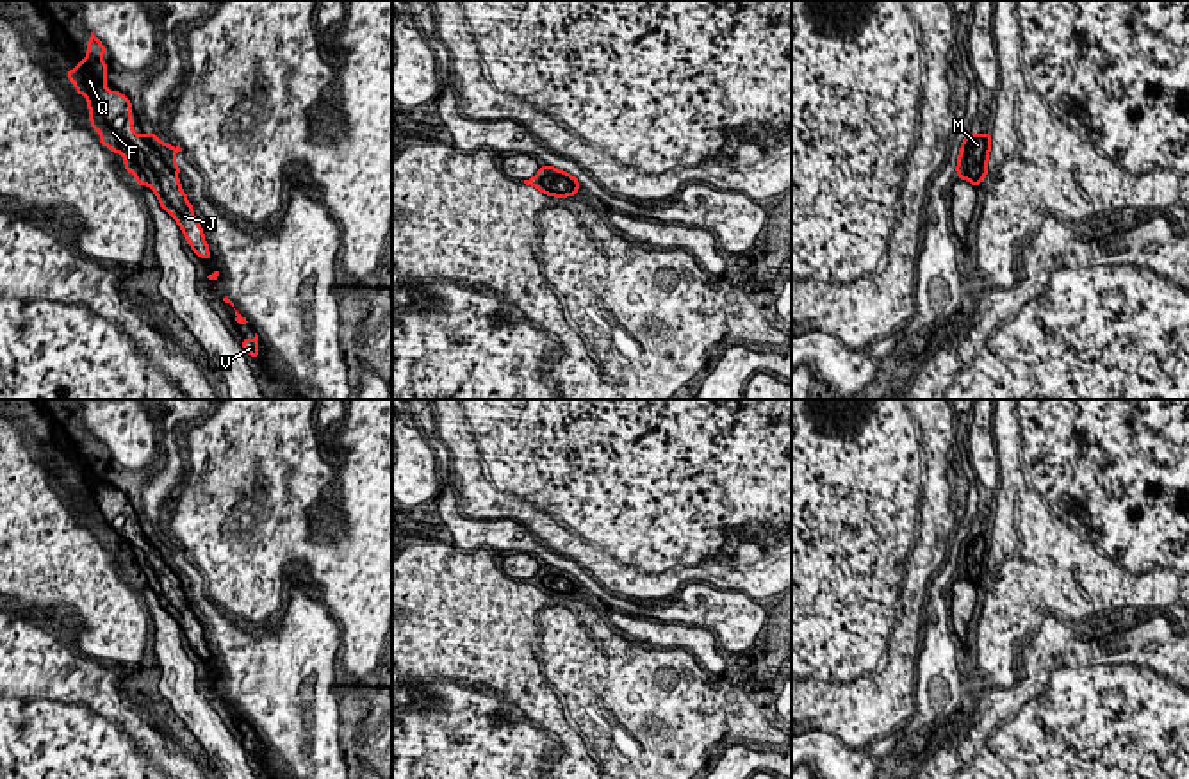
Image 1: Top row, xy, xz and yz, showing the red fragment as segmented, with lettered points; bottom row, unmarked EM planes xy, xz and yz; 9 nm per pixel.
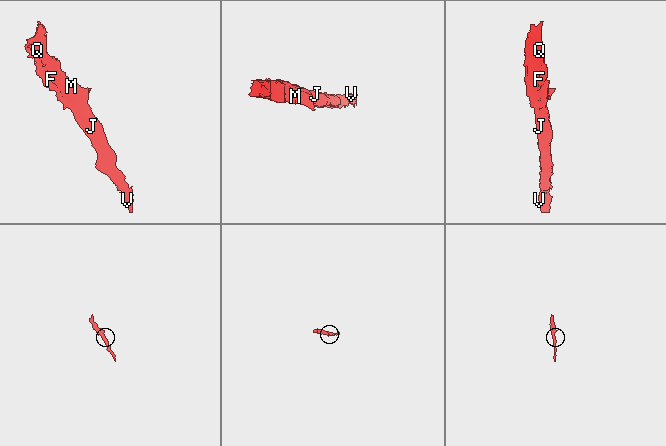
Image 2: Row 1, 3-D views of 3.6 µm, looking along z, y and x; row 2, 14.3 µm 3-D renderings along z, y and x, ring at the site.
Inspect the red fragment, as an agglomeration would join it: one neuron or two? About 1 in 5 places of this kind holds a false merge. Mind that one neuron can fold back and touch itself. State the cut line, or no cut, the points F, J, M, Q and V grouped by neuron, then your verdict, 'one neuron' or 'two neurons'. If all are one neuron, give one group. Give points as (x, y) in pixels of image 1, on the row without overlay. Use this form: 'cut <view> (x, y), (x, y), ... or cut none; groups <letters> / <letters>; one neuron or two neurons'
cut none; groups F J M Q V; one neuron

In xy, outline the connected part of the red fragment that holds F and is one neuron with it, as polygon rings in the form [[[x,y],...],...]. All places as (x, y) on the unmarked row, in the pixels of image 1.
[[[91,431],[87,455],[75,469],[68,469],[70,481],[87,499],[91,526],[100,533],[100,544],[123,554],[125,570],[135,576],[135,585],[144,583],[155,592],[160,606],[178,622],[193,651],[210,660],[201,622],[178,579],[180,565],[175,554],[182,547],[169,545],[155,533],[134,531],[130,499],[119,490],[107,488],[107,460],[102,458],[105,447]]]

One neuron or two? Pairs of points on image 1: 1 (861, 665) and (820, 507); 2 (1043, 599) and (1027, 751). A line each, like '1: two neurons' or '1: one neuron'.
1: one neuron
2: two neurons

